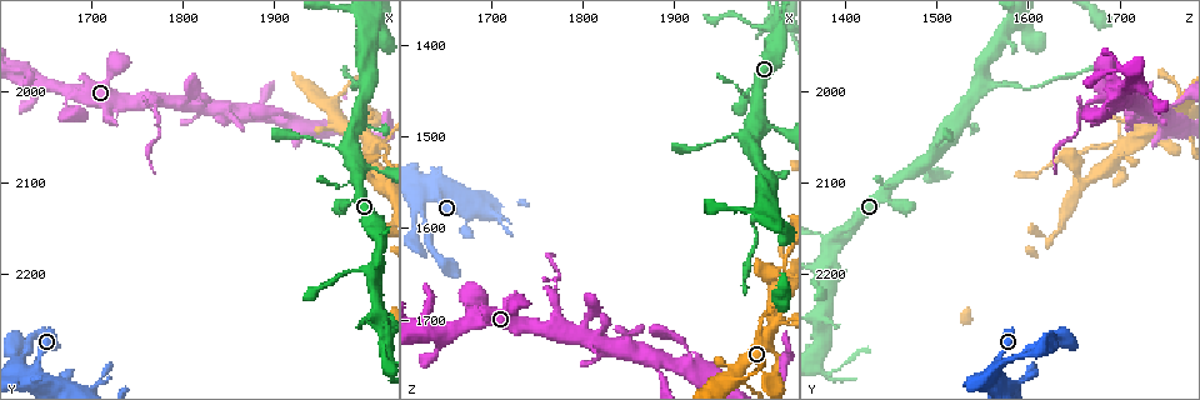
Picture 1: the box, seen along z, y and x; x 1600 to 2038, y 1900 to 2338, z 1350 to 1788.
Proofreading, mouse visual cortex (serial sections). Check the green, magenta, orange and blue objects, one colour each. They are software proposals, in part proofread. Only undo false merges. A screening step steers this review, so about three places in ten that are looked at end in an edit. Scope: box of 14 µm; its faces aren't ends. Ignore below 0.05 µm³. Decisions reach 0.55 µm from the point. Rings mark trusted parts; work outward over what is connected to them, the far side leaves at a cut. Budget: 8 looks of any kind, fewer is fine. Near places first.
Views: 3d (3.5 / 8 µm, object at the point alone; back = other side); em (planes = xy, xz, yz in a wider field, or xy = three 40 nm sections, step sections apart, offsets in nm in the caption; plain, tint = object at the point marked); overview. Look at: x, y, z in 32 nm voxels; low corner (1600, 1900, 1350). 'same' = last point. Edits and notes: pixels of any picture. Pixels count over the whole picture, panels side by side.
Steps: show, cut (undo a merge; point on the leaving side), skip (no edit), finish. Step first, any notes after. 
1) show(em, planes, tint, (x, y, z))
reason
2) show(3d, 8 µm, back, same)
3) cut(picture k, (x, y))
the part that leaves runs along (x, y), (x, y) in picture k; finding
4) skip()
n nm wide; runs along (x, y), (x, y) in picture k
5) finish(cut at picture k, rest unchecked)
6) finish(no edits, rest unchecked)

show(3d, 3.5 µm, (2000, 2075, 1650))
sharp bend

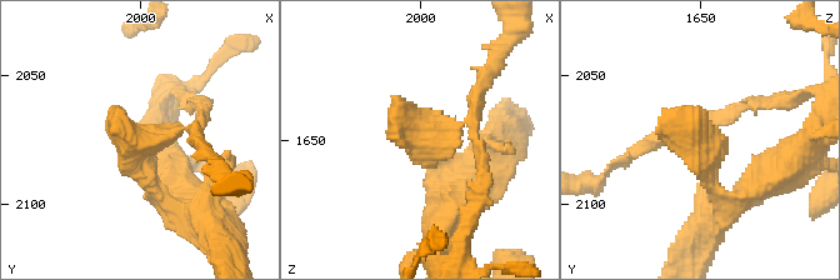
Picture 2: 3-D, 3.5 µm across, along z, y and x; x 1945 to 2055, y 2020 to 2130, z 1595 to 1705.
show(em, planes, tint, (2002, 2074, 1651))

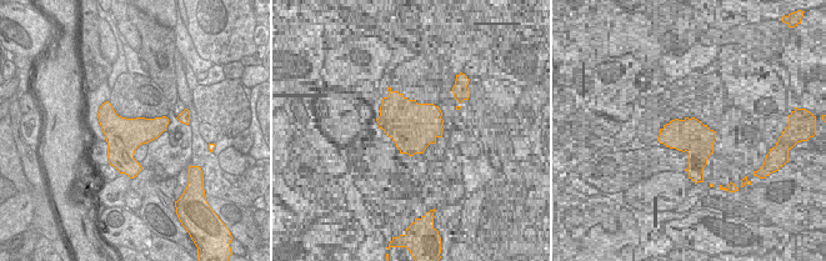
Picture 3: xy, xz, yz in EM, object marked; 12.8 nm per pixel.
cut(picture 2, (755, 100))
the part that leaves runs along (465, 121), (511, 33) in picture 2; two cells meet here

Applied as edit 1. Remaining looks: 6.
show(3d, 3.5 µm, (2000, 1990, 1560))
a fork

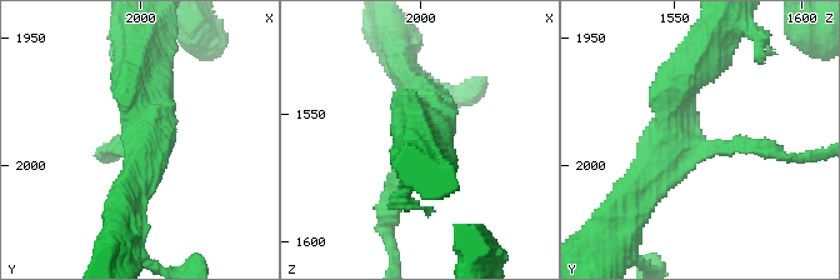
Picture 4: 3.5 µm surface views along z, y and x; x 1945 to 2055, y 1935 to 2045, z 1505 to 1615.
show(em, xy, step 1, tint, same)
3 arms; arms of 150, 400, 450 nm

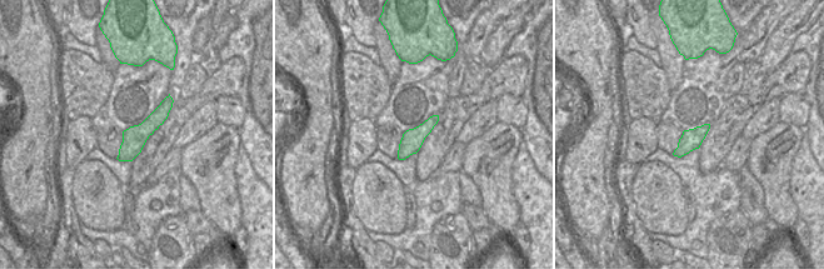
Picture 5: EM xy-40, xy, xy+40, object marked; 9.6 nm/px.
show(em, xy, step 3, tint, same)
cut it another way

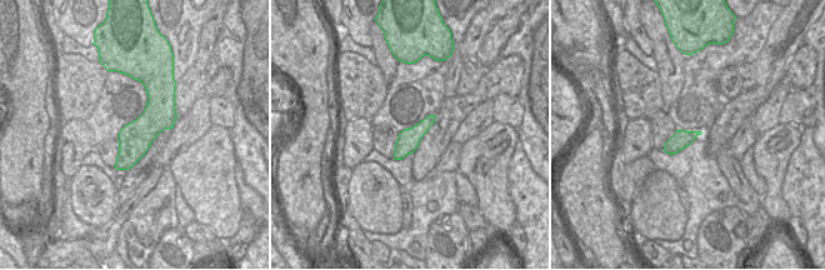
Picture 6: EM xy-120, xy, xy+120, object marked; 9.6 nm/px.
cut(picture 4, (758, 144))
the part that leaves runs along (718, 145), (761, 145), (781, 156), (820, 153) in picture 4; two cells meet here

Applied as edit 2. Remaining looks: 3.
show(3d, 8 µm, (1770, 2025, 1660))
thin neck

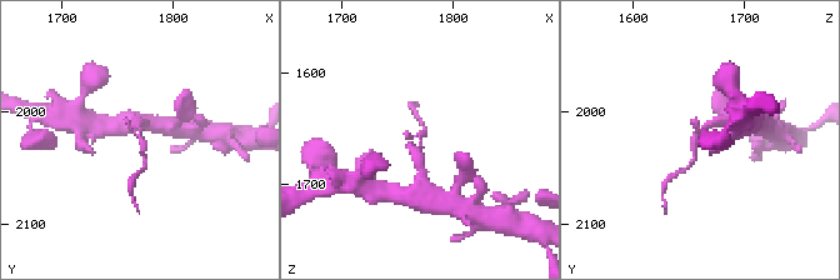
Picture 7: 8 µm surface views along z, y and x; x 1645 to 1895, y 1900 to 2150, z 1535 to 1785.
show(em, planes, tint, (1774, 2024, 1658))

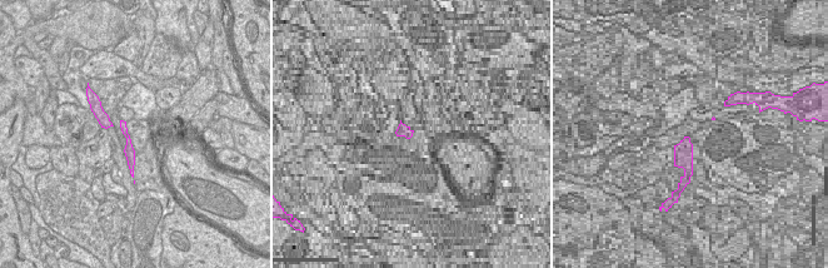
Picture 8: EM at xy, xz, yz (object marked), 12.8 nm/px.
cut(picture 7, (141, 153))
the part that leaves runs along (141, 133), (145, 166), (136, 174) in picture 7; a second cell is stuck on

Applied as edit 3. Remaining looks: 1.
finish(cut at picture 2, cut at picture 4, cut at picture 7, rest unchecked)

